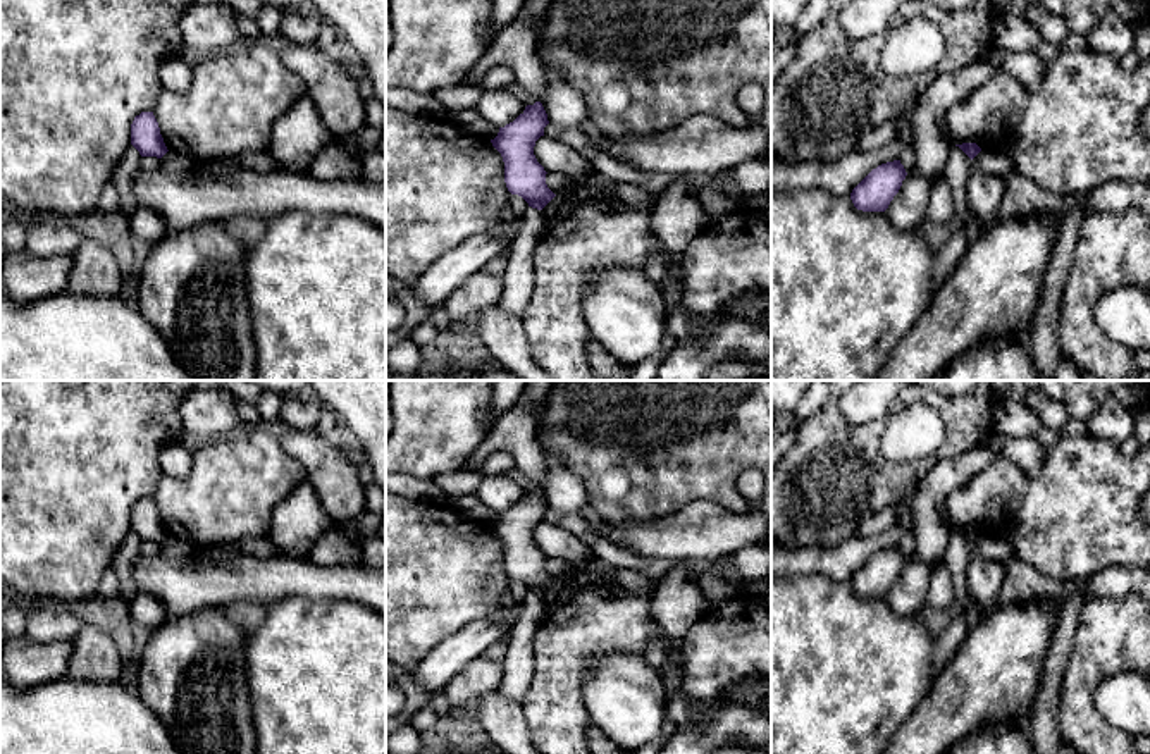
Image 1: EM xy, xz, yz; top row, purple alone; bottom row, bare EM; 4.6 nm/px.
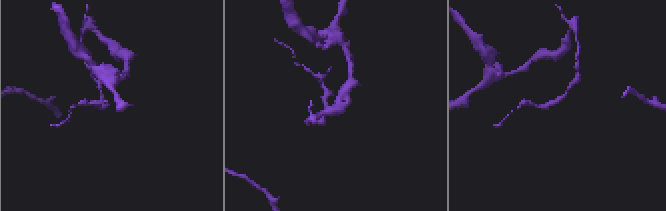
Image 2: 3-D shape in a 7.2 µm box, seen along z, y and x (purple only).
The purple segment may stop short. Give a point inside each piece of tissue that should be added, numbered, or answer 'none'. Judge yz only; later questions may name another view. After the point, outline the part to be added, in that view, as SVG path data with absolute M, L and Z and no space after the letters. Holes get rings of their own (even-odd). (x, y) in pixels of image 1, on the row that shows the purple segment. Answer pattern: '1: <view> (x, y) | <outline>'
none

